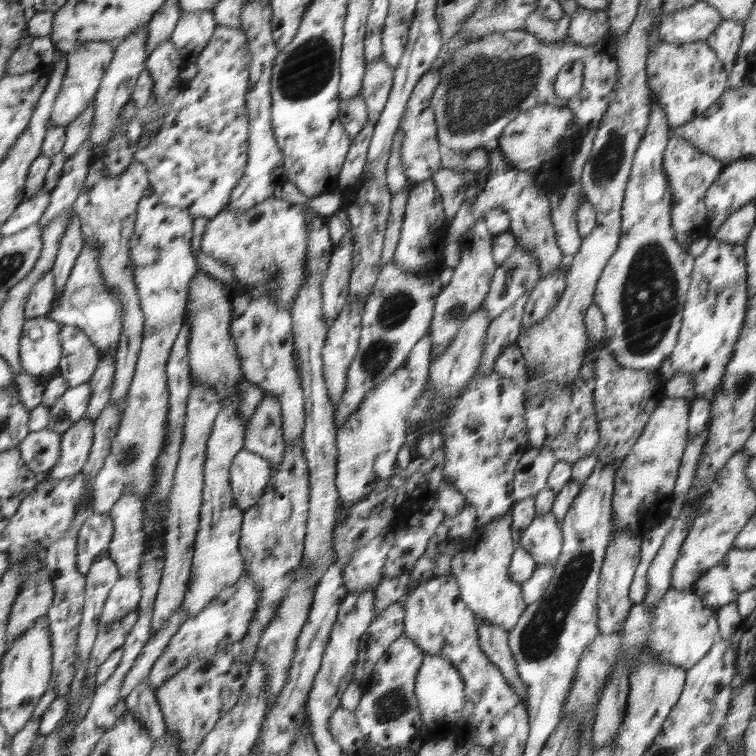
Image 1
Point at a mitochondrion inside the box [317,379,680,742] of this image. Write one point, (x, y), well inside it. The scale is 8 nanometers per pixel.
(542, 636)

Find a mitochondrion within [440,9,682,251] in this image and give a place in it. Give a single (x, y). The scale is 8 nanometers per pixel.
(605, 168)

